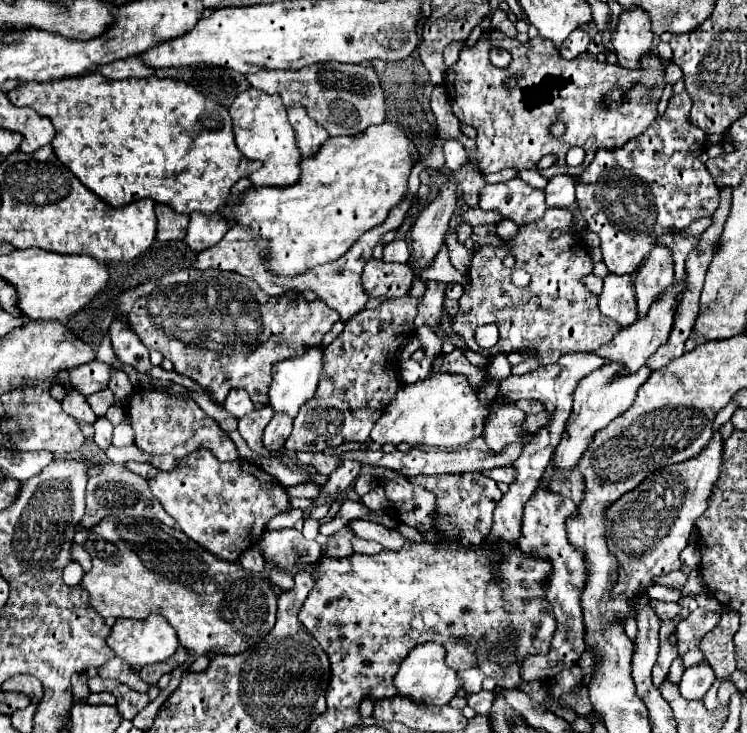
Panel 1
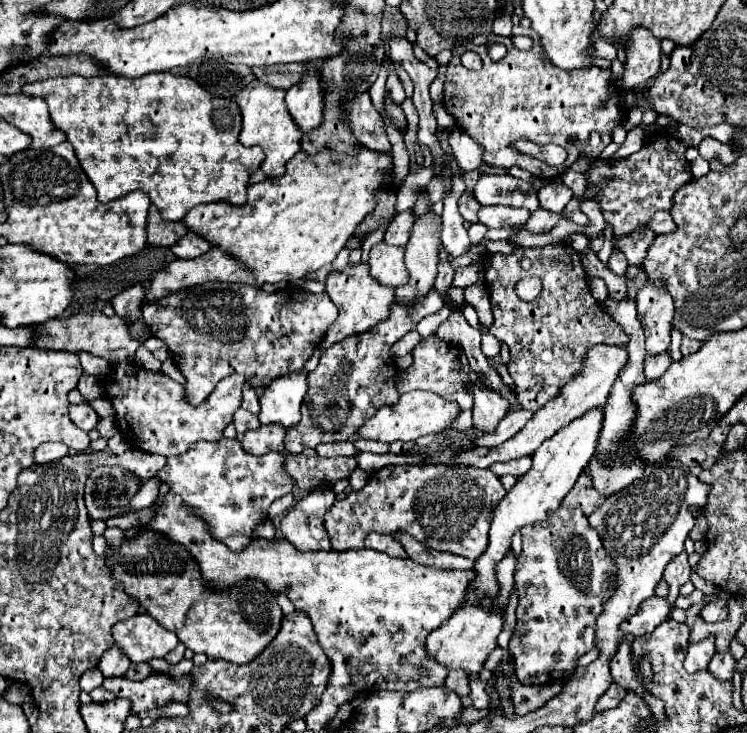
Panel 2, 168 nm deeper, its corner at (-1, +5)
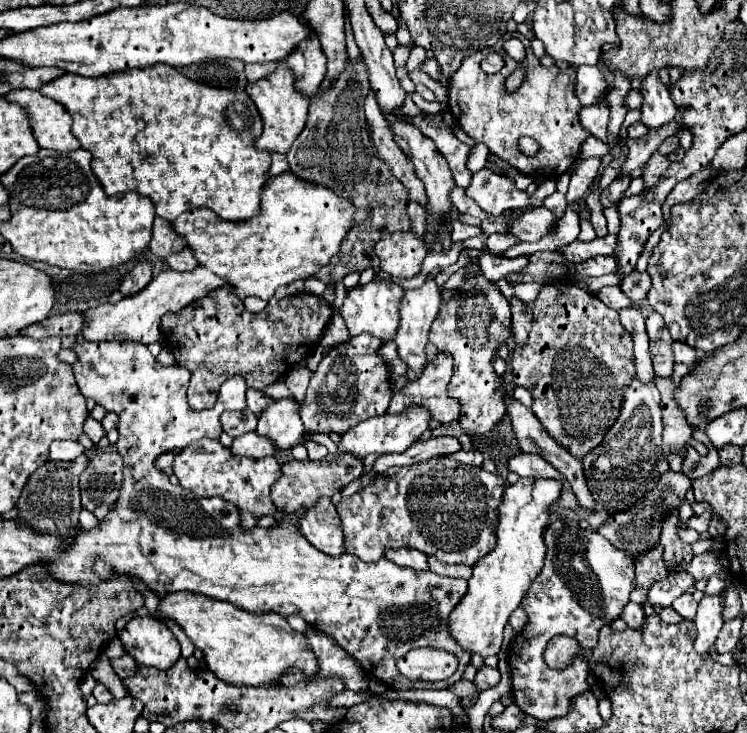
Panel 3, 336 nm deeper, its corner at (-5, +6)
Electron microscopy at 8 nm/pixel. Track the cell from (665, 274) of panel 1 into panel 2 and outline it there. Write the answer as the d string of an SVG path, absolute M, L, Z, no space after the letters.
M647 282L643 290L637 292L637 318L647 336L647 352L659 356L669 350L671 344L671 320L673 320L673 300L665 292L665 284Z

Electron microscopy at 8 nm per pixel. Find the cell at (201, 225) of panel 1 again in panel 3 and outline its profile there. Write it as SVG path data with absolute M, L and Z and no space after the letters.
M185 247L181 253L169 255L169 257L167 257L167 263L169 263L169 267L175 269L175 271L191 271L191 269L195 269L195 267L199 265L197 259L193 257L193 251L191 251L189 247Z

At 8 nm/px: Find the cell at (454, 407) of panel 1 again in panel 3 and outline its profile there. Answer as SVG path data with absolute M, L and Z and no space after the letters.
M411 405L409 409L405 409L403 413L397 413L397 415L383 413L377 417L369 417L365 421L361 421L359 425L355 425L353 429L349 429L349 433L345 433L341 437L339 449L345 449L359 459L363 459L369 453L403 453L415 441L419 441L421 433L425 429L429 429L429 423L431 423L431 415L421 405Z

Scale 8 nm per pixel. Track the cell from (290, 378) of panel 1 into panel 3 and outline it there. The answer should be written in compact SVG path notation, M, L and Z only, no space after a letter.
M295 399L273 401L259 415L257 433L271 437L277 443L279 451L293 449L305 433L301 425L299 409L301 409L301 403L297 403Z

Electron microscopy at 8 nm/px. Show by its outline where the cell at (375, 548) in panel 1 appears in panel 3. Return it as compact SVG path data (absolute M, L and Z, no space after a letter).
M387 549L385 557L401 567L411 567L411 569L427 569L427 555L417 551L417 549Z

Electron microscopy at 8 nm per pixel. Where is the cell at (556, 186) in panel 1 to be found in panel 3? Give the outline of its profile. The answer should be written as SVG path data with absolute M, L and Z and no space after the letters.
M555 191L553 195L545 197L543 207L547 207L547 209L557 217L557 219L561 219L561 217L563 217L563 213L565 213L565 209L567 209L567 199L565 199L565 195L563 195L563 193Z

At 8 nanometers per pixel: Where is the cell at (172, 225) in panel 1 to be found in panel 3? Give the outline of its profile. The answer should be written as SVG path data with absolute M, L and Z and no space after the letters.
M155 217L155 223L153 223L153 237L151 237L151 243L149 243L149 249L151 253L159 255L159 257L167 257L171 253L179 253L181 249L185 249L187 241L185 237L181 237L173 225L161 217Z

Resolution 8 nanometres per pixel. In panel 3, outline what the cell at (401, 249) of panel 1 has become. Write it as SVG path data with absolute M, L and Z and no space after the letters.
M409 203L407 205L407 217L411 221L411 233L417 237L423 237L425 233L425 209L417 203Z

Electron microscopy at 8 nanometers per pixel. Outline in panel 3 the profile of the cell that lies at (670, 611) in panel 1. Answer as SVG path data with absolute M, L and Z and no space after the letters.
M627 603L623 613L621 613L621 619L629 625L629 629L641 631L643 625L645 625L647 615L645 615L645 611L643 611L643 607L639 603Z

